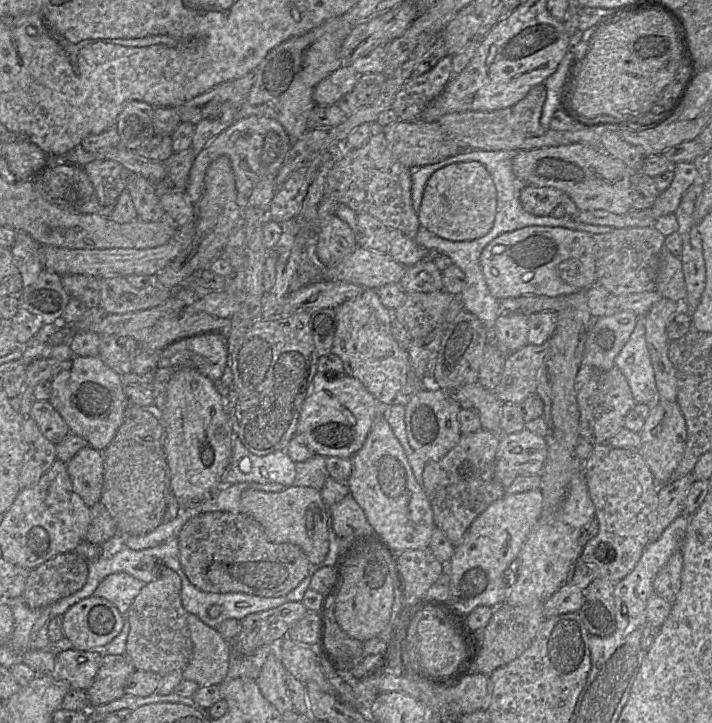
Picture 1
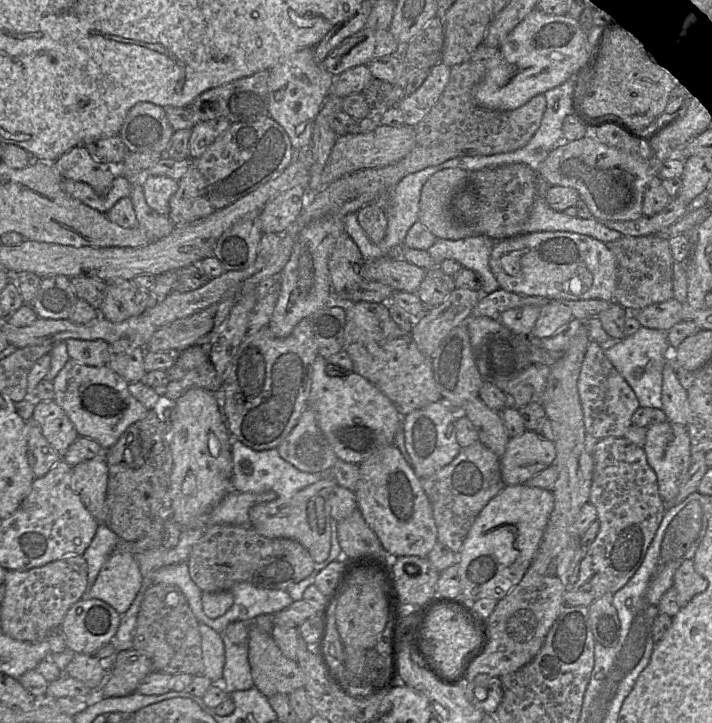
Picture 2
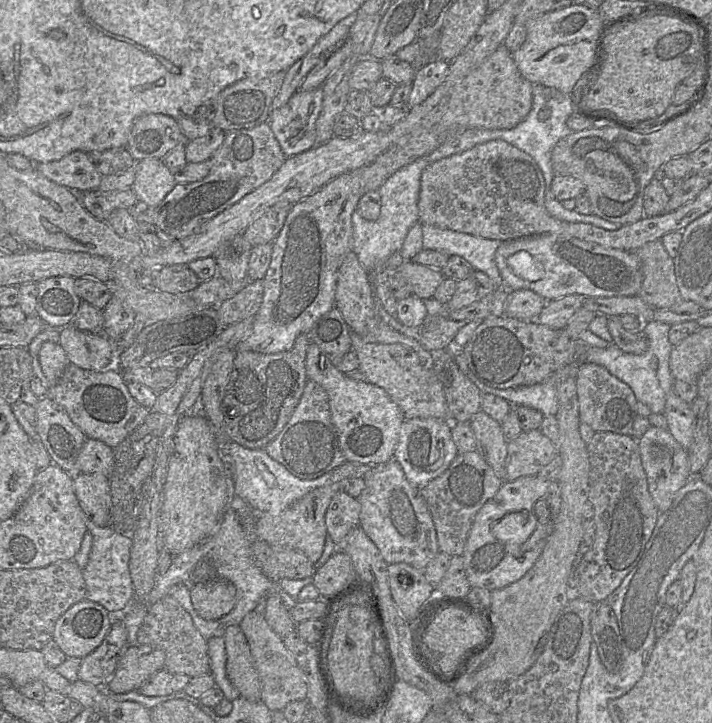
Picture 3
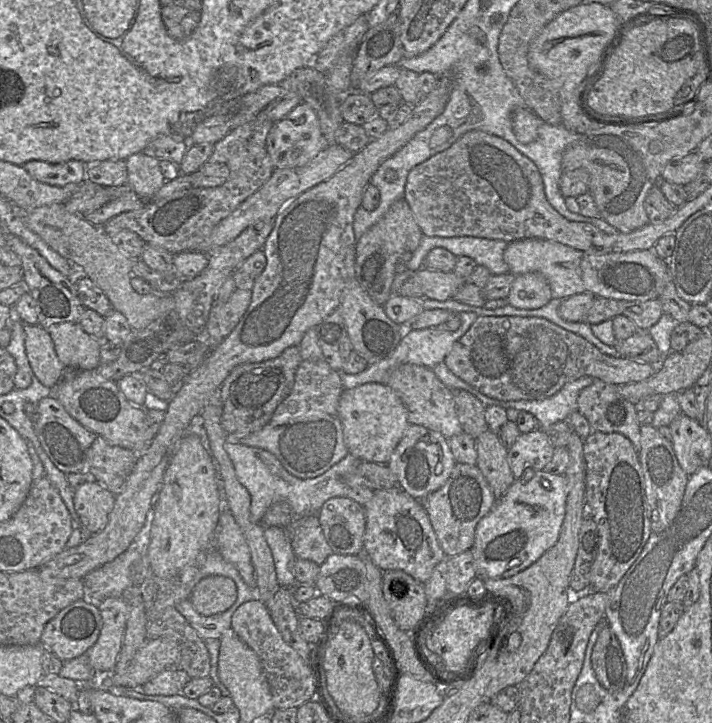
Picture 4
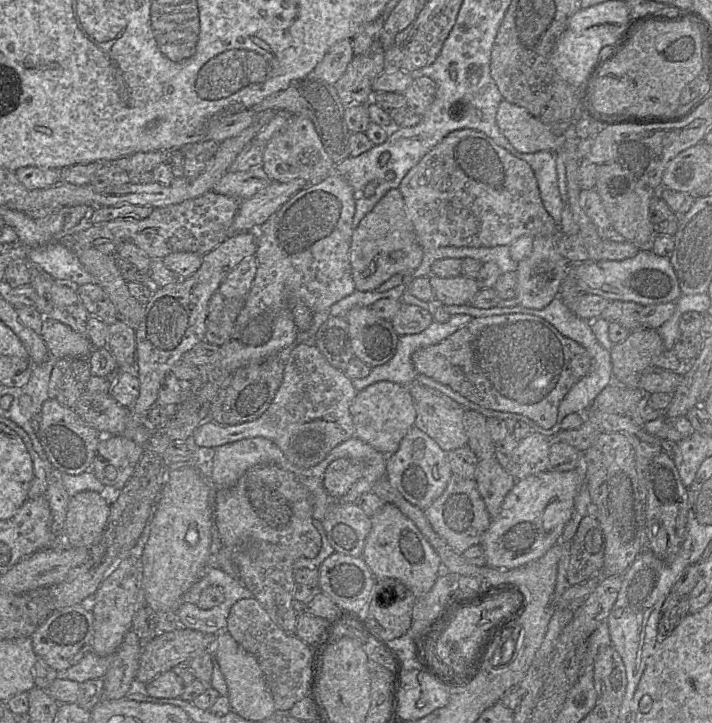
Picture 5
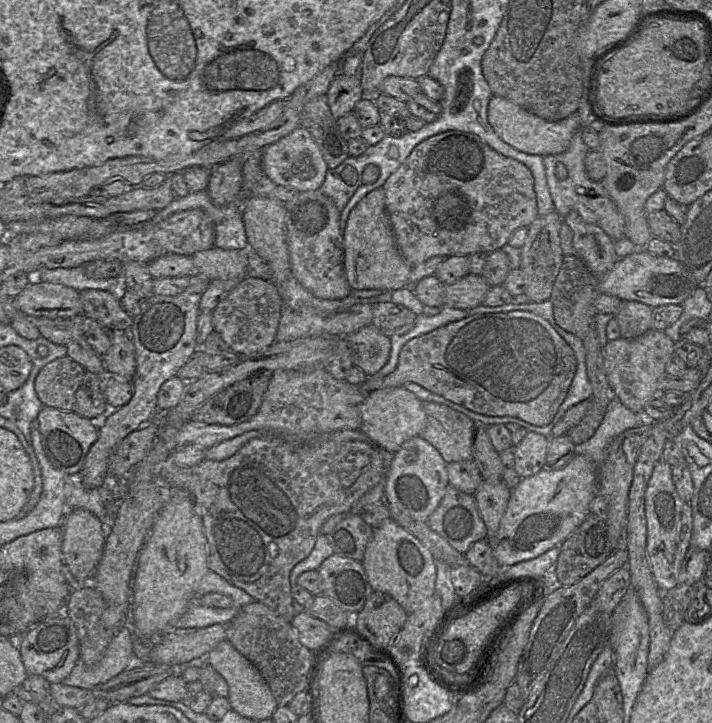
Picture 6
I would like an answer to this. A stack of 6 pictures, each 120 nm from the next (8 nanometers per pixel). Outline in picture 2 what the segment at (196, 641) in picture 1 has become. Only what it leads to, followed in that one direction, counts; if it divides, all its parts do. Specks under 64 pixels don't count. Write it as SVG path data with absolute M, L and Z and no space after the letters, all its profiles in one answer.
M198 623L201 636L203 674L212 683L220 683L225 664L225 647L222 635L209 626Z

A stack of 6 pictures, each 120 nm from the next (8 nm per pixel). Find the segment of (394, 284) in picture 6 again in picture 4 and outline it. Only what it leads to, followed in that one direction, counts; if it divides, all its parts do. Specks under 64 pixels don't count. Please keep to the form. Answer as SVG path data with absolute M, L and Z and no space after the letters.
M405 198L394 202L387 213L356 242L355 279L377 304L383 306L392 295L395 264L406 253L414 252L422 232Z

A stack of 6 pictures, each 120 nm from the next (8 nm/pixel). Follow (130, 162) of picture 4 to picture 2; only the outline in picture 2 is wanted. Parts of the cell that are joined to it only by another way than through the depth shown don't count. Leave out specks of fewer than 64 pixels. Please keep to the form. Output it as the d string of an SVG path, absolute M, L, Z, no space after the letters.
M165 176L141 177L139 180L149 207L155 212L168 217L169 201L178 189L178 182Z

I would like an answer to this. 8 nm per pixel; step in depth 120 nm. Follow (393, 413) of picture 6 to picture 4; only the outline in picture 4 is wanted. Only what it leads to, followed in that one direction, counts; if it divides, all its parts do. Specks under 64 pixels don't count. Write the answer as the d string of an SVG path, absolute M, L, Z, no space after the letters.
M370 382L344 389L338 405L348 452L359 460L388 464L397 444L409 426L407 409L387 384Z

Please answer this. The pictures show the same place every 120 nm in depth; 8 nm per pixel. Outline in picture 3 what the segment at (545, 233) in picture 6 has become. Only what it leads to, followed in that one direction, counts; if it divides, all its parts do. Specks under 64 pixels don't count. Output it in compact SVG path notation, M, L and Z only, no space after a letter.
M529 289L509 291L504 315L518 320L537 320L547 304L542 296Z

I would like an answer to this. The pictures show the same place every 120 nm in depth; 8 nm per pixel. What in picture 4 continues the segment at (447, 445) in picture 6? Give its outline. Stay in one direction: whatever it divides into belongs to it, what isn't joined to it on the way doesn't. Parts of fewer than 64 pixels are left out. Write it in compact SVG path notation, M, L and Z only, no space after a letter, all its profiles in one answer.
M403 364L390 373L386 384L397 393L404 403L409 424L421 425L437 431L446 439L463 432L455 409L453 389L443 384L433 369L416 364Z

